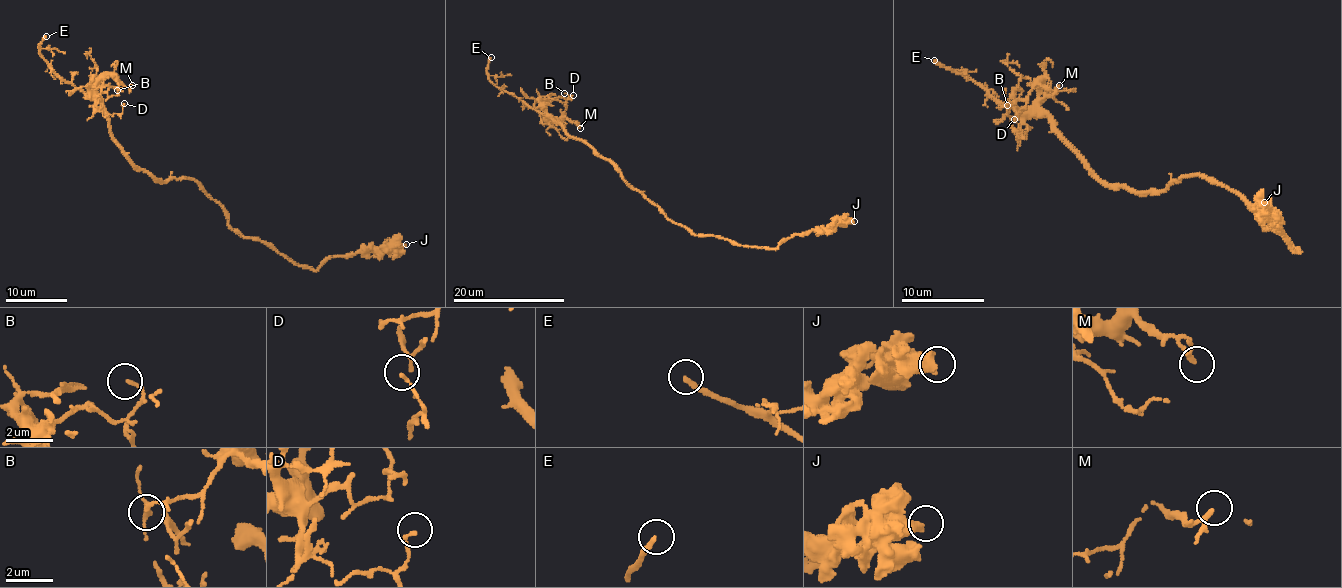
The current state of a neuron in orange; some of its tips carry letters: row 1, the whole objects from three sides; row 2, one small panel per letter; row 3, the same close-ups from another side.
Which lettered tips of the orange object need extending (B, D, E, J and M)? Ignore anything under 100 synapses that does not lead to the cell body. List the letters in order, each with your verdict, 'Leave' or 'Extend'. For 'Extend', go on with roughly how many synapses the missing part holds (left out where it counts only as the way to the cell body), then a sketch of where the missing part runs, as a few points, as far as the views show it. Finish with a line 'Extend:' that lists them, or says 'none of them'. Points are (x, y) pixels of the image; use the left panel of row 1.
B: Leave
D: Leave
E: Extend
J: Leave
M: Leave
Extend: E

